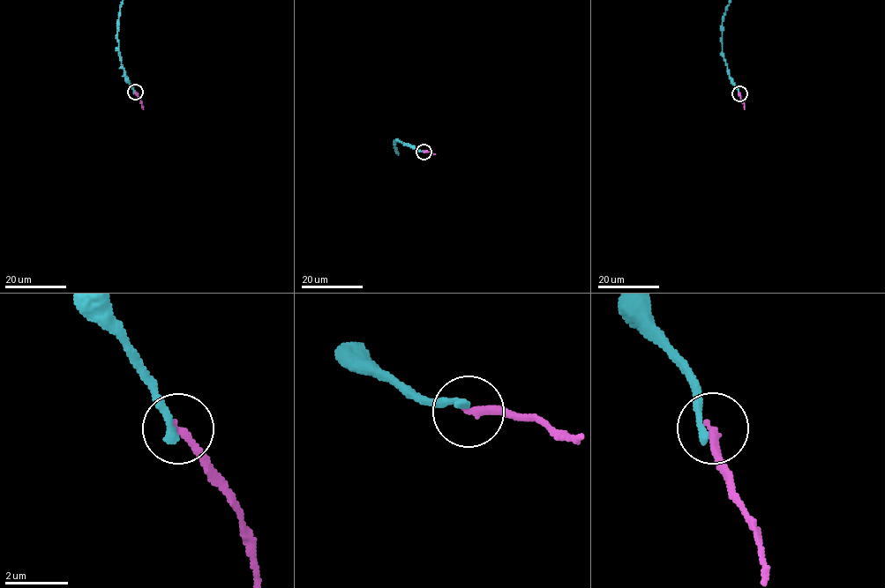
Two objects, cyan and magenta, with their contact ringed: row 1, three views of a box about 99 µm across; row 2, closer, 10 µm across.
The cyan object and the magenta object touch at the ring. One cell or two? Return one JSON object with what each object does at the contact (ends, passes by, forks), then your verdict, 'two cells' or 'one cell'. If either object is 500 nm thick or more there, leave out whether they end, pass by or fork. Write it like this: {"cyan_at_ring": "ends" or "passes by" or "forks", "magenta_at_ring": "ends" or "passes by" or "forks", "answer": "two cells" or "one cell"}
{"cyan_at_ring": "ends", "magenta_at_ring": "ends", "answer": "two cells"}

